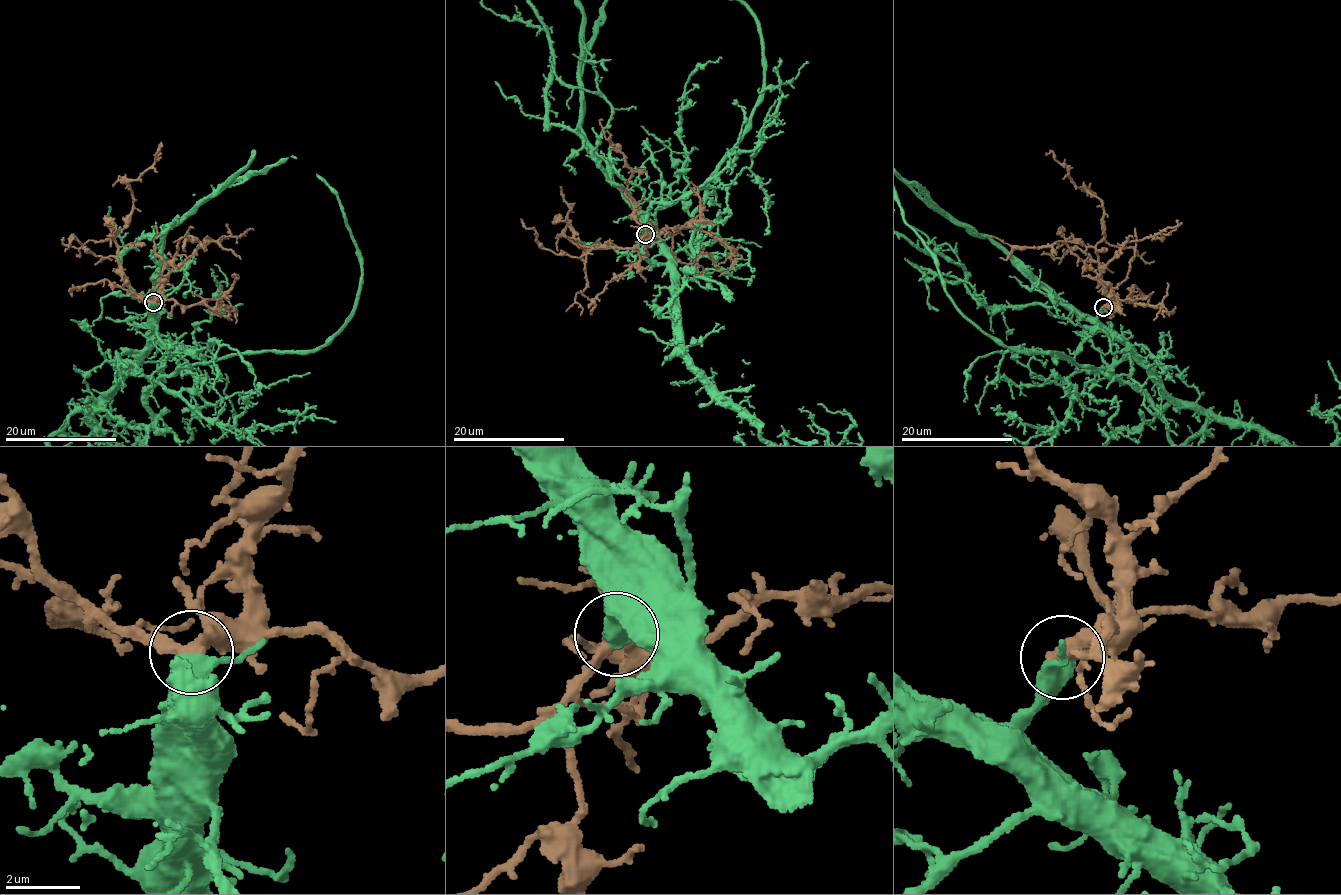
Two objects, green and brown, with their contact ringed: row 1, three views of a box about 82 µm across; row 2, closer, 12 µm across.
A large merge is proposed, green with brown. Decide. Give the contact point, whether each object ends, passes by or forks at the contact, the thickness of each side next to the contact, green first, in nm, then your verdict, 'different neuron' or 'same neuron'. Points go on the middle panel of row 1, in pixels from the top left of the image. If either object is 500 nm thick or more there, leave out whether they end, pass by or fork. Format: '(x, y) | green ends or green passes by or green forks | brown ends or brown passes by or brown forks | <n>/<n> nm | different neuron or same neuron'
(645, 234) | green passes by | brown passes by | 480/340 nm | same neuron

